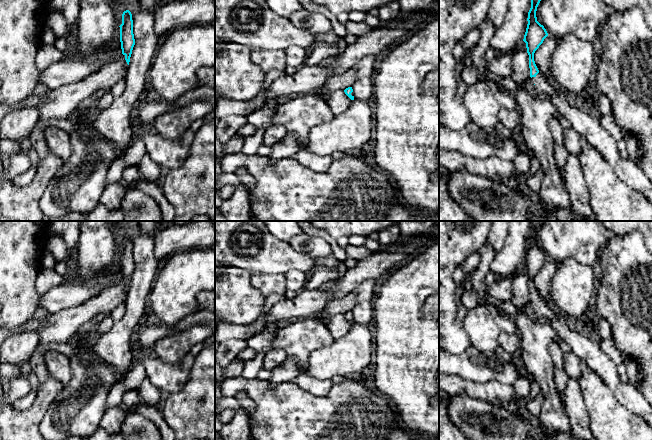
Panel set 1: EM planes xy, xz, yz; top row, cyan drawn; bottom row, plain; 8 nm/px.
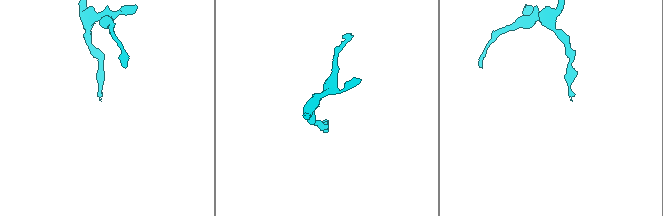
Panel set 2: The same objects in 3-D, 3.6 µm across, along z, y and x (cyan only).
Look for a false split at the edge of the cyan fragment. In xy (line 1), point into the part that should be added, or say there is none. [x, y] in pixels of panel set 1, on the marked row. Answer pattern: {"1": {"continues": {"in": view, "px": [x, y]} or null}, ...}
{"1": {"continues": null}}

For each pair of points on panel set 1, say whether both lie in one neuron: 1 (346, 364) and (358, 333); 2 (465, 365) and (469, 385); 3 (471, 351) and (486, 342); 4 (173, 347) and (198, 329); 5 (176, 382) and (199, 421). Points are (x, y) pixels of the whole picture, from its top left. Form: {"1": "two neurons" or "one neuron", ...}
{"1": "one neuron", "2": "two neurons", "3": "two neurons", "4": "one neuron", "5": "two neurons"}

